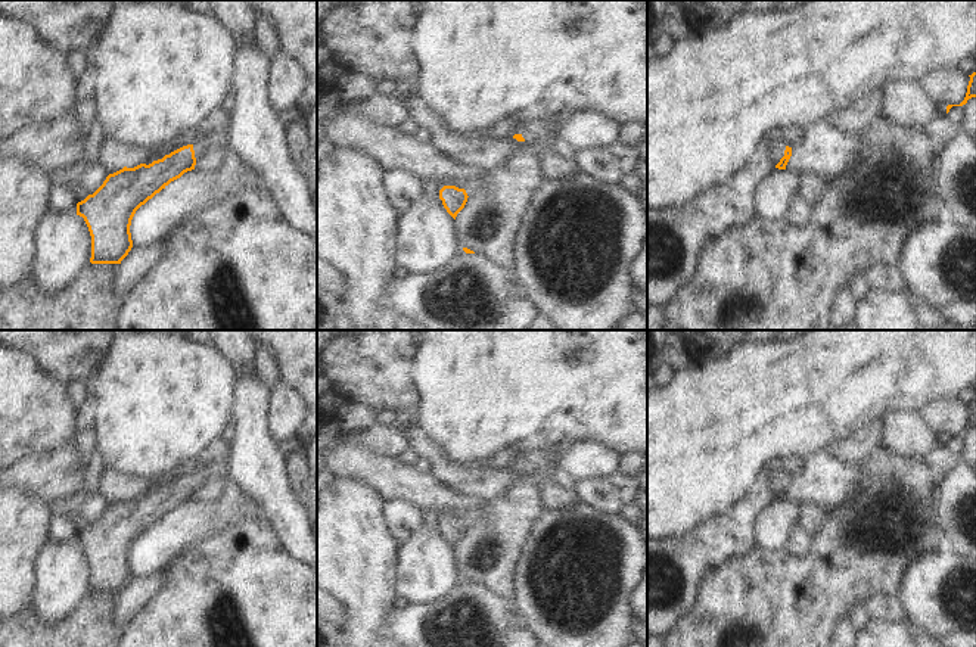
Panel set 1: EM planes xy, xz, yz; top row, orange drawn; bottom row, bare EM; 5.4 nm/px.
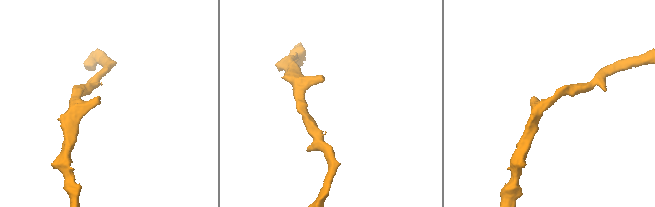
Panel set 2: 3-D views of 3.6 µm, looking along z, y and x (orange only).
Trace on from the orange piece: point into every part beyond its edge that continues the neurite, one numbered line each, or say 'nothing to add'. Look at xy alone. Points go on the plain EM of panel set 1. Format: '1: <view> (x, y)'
1: xy (217, 466)

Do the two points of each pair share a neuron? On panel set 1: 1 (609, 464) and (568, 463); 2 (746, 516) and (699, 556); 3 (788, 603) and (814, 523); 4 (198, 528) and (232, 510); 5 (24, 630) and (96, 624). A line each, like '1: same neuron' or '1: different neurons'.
1: same neuron
2: same neuron
3: different neurons
4: same neuron
5: same neuron

